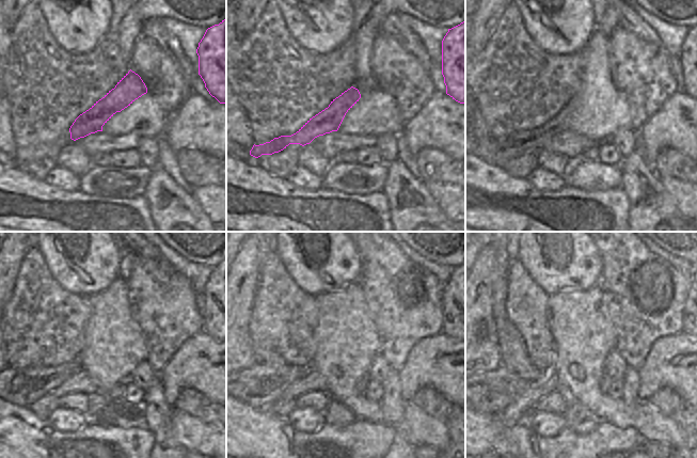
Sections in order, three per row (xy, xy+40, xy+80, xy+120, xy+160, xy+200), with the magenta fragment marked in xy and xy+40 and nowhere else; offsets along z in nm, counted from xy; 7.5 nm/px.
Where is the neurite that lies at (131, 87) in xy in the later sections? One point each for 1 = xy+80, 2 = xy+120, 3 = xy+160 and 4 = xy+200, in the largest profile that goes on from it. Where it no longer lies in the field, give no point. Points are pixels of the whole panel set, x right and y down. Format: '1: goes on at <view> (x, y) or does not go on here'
1: goes on at xy+80 (494, 152)
2: goes on at xy+120 (22, 387)
3: goes on at xy+160 (259, 387)
4: goes on at xy+200 (490, 392)

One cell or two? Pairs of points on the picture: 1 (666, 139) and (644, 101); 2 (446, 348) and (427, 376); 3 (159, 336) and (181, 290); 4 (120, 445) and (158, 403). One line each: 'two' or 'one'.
1: two
2: one
3: one
4: two

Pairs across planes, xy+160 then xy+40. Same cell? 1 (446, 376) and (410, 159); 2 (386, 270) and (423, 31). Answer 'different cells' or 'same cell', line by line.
1: different cells
2: different cells

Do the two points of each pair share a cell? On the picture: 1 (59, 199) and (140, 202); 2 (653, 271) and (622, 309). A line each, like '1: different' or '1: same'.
1: same
2: same

